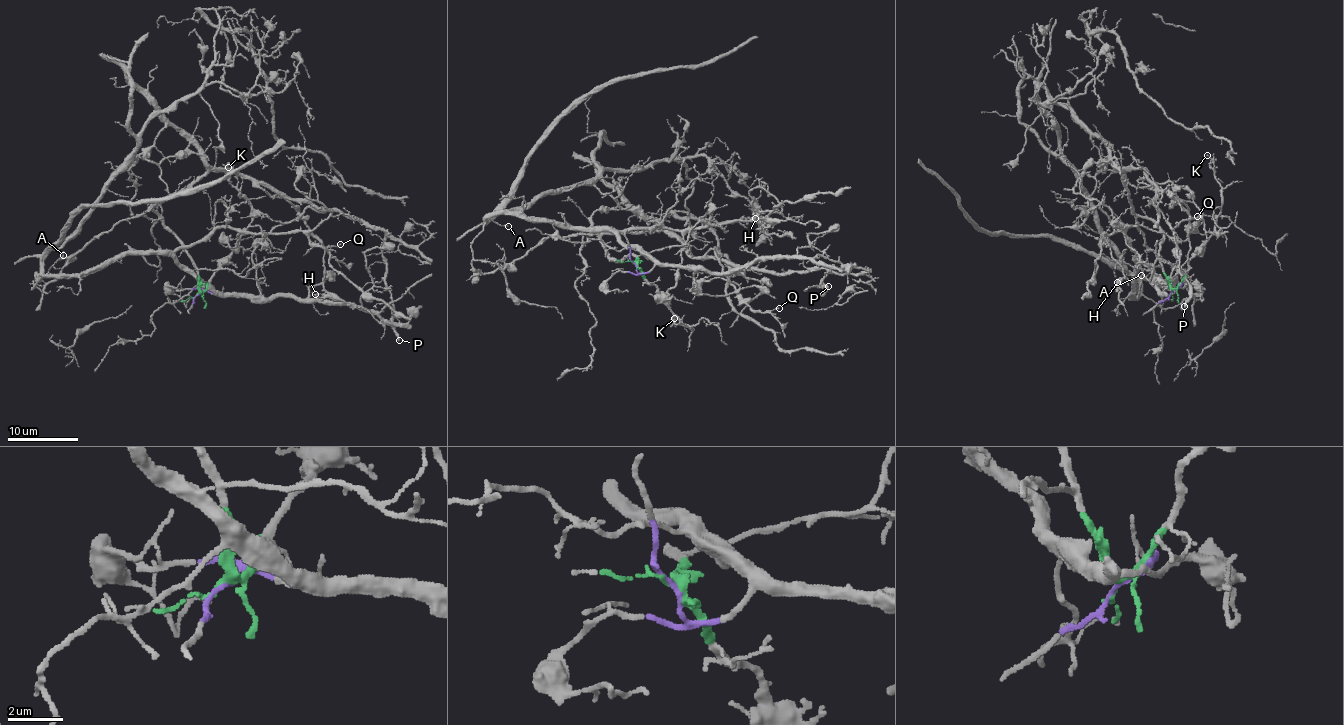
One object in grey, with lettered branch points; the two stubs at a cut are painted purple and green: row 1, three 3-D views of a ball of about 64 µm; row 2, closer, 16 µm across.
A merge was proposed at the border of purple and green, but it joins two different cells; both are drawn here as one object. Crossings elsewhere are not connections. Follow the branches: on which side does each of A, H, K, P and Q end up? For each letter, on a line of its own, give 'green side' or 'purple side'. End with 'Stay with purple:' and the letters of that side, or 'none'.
A: purple side
H: purple side
K: green side
P: green side
Q: green side
Stay with purple: A, H

